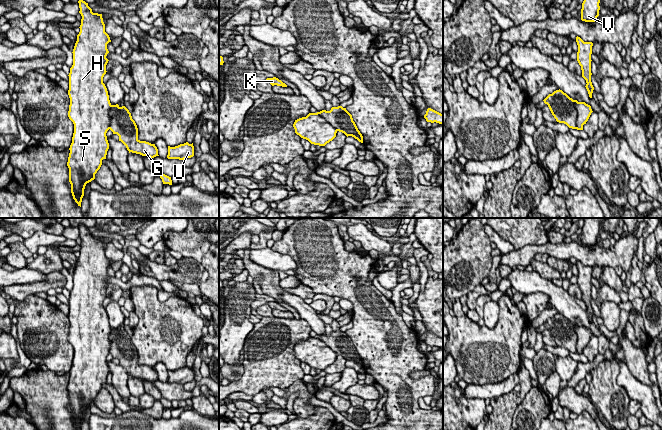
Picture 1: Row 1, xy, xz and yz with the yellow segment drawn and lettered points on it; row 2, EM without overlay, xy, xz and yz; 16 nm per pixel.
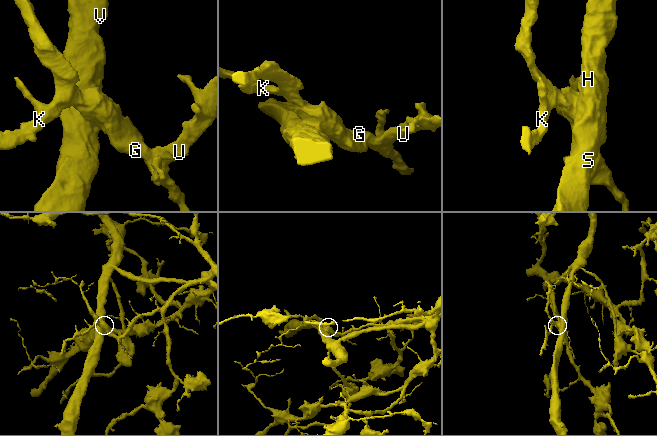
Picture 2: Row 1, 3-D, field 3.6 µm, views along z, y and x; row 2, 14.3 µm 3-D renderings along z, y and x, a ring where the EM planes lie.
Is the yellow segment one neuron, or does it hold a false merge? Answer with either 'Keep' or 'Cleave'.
Keep

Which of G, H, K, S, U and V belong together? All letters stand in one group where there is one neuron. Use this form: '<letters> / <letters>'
G H K S U V

